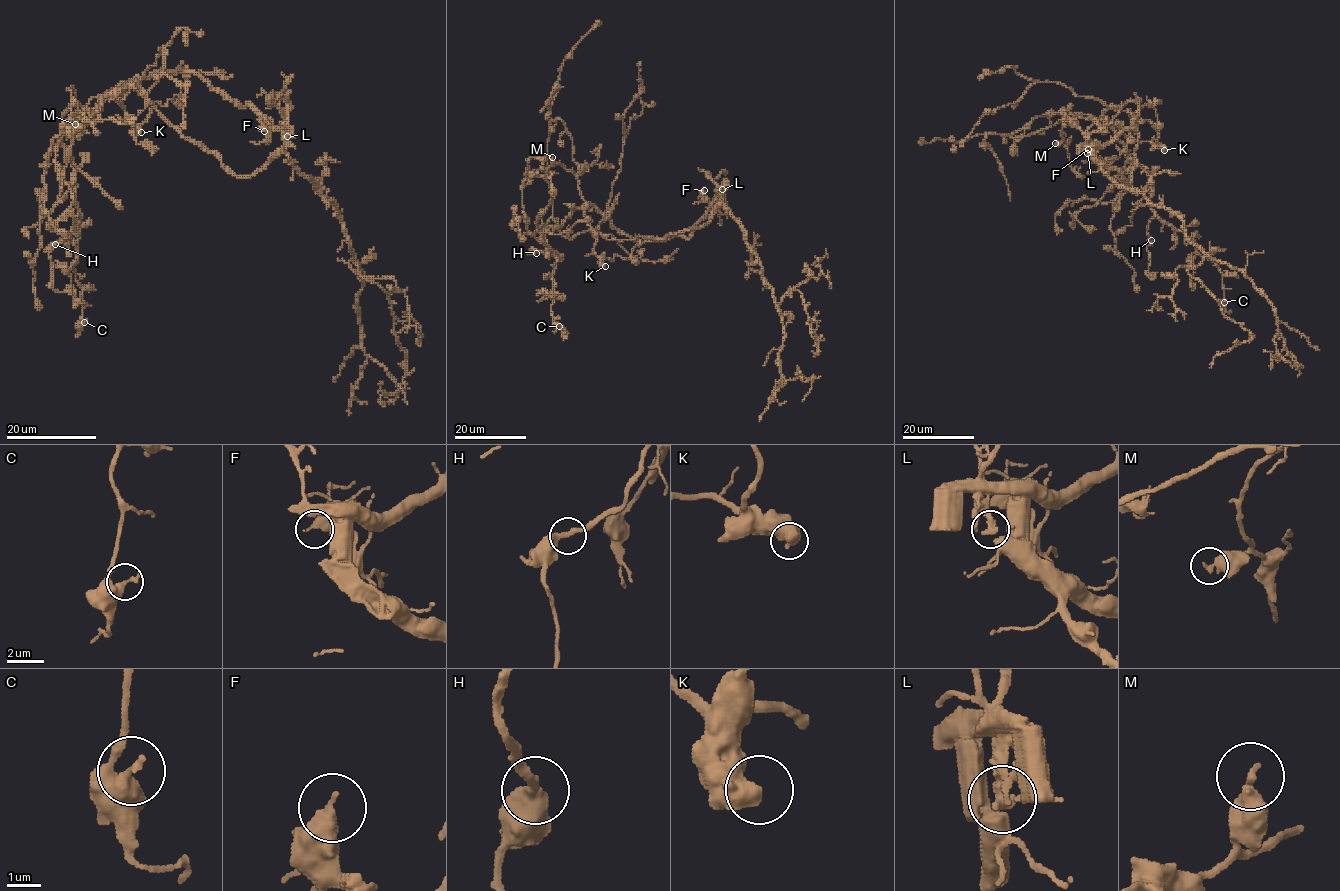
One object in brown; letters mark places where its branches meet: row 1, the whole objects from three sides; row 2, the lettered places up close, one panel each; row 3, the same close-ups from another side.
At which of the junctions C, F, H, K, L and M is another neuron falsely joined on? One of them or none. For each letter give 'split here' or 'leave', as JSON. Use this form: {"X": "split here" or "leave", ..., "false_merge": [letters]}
{"C": "leave", "F": "leave", "H": "leave", "K": "leave", "L": "split here", "M": "leave", "false_merge": ["L"]}

